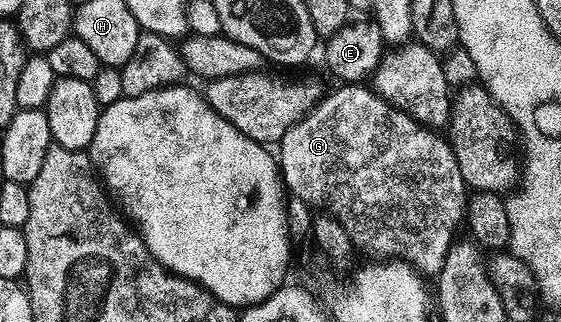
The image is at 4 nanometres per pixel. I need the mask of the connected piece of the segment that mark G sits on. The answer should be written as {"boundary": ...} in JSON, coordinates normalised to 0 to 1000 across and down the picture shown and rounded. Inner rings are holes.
{"boundary":[[[617,255],[597,286],[583,283],[567,326],[528,391],[520,391],[503,419],[492,450],[492,494],[496,531],[503,540],[503,568],[517,609],[538,615],[547,637],[569,661],[599,677],[613,714],[620,714],[620,739],[627,739],[633,773],[640,786],[654,783],[660,801],[679,801],[688,814],[715,814],[729,823],[740,845],[759,863],[779,860],[781,842],[791,826],[791,801],[809,755],[816,705],[824,708],[831,680],[831,627],[834,587],[827,553],[820,540],[820,516],[813,516],[813,478],[802,463],[802,438],[793,419],[783,416],[775,401],[736,373],[725,348],[717,348],[688,311],[679,311],[672,286],[638,255]]]}

